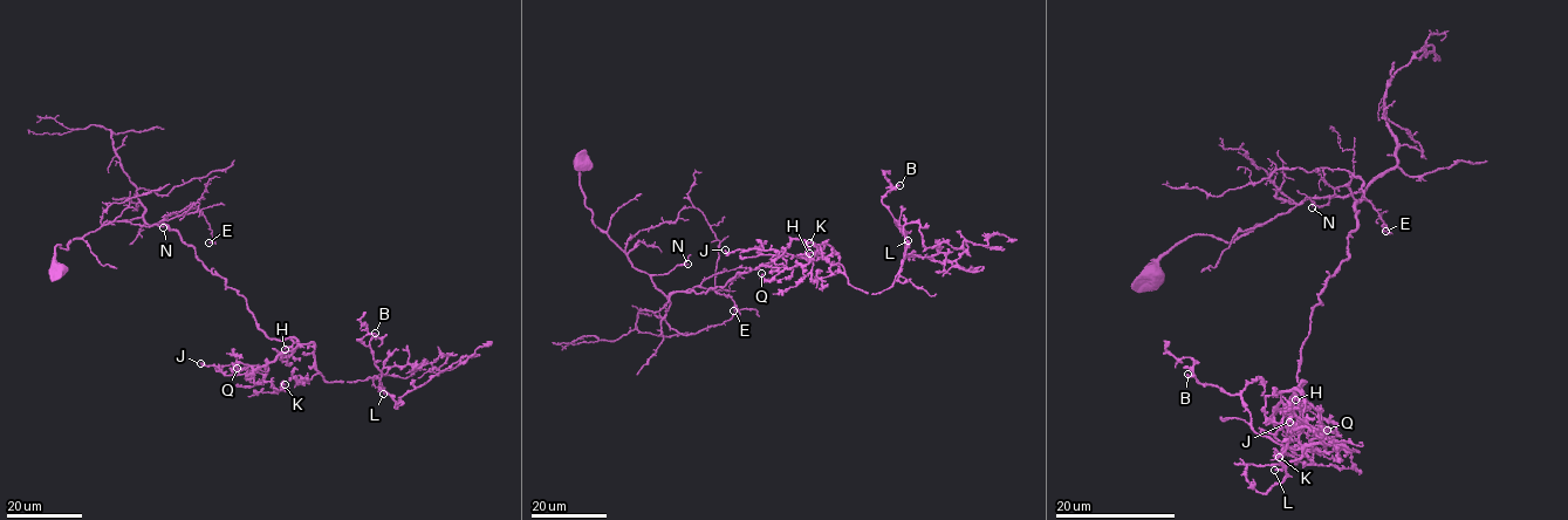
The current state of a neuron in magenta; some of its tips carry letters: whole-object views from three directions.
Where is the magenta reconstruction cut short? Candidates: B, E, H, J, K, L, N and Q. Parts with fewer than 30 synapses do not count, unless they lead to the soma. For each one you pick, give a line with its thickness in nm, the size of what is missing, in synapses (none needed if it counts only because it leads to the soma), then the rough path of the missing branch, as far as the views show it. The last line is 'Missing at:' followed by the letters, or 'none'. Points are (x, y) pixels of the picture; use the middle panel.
B: 180 nm | 60 syn | (899, 185), (896, 202), (902, 204), (903, 197)
Missing at: B

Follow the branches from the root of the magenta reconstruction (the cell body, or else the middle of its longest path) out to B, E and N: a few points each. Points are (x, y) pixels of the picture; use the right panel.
B: (1155, 275), (1192, 235), (1362, 193), (1306, 382), (1280, 394), (1360, 452), (1284, 447), (1188, 374)
E: (1155, 275), (1192, 235), (1232, 241), (1310, 198), (1361, 192), (1356, 203), (1354, 175), (1385, 231)
N: (1155, 275), (1156, 262), (1192, 235), (1232, 241), (1306, 199), (1329, 202), (1312, 207)

